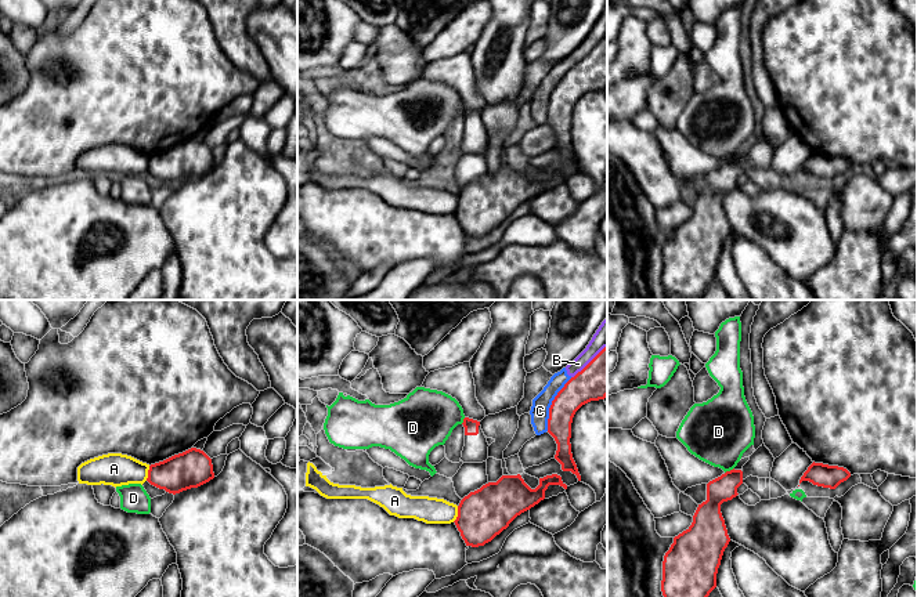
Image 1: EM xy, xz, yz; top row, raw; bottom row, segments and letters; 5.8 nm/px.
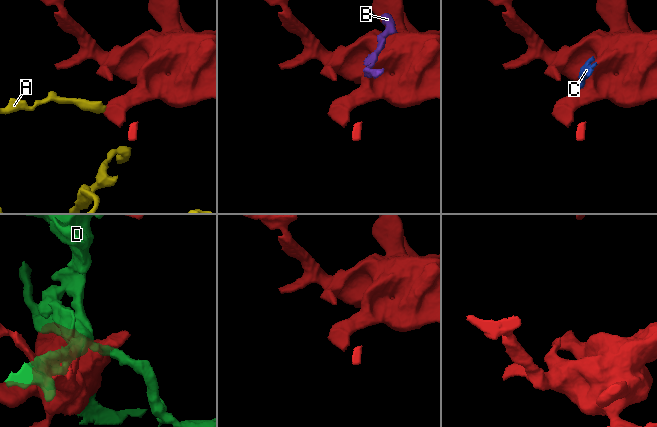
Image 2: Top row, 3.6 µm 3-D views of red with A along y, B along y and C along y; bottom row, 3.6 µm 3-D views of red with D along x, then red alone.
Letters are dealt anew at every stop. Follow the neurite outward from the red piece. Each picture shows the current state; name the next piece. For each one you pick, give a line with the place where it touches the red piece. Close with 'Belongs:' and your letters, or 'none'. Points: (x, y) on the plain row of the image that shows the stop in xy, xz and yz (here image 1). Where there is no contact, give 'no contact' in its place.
Belongs: none

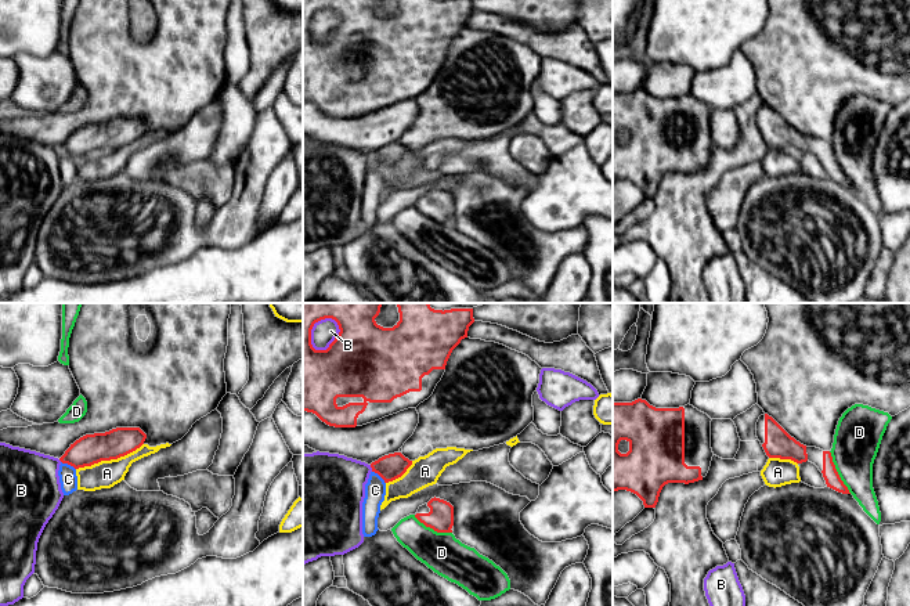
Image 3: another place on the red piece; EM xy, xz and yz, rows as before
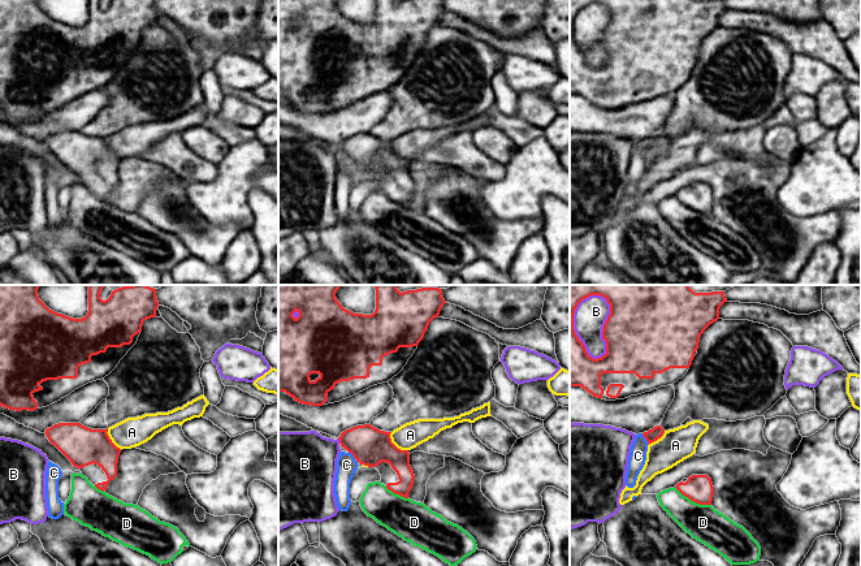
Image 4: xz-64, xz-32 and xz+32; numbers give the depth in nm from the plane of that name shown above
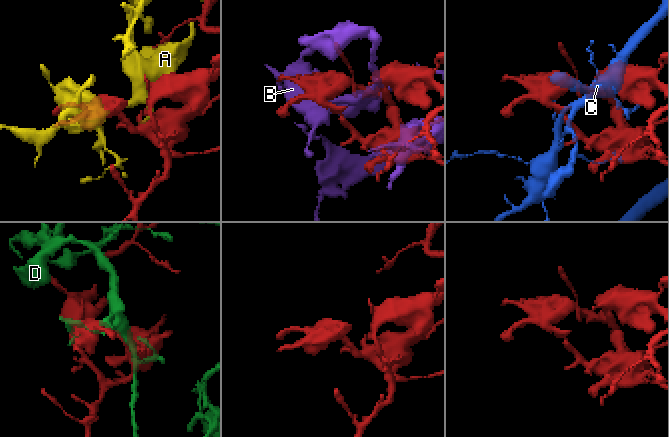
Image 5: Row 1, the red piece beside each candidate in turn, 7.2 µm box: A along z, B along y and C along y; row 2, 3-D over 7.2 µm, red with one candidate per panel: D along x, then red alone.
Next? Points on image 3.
A: contact xy (109, 150)
Belongs: A

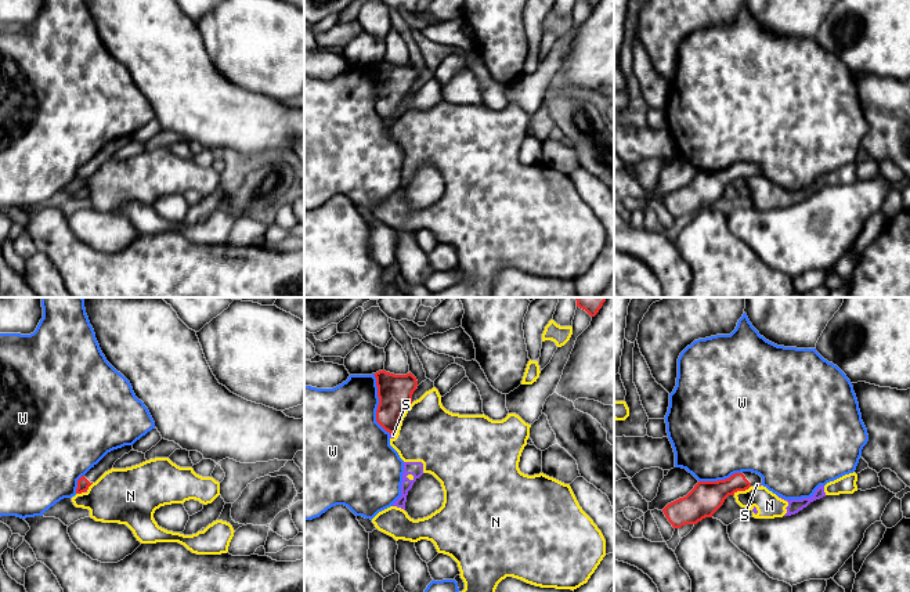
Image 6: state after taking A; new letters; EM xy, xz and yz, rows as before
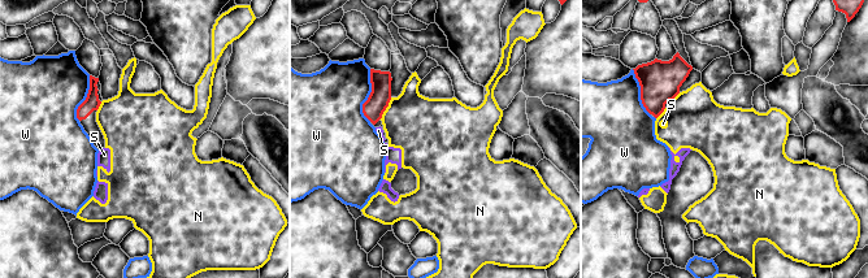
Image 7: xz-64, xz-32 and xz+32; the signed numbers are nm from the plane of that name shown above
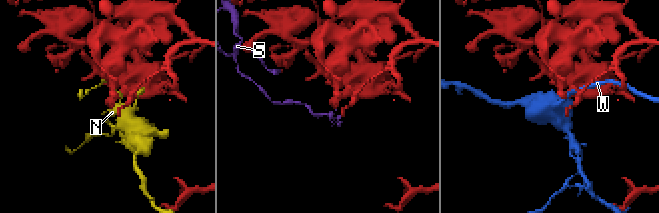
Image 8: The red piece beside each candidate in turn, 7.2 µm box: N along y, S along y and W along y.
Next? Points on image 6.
Belongs: none

